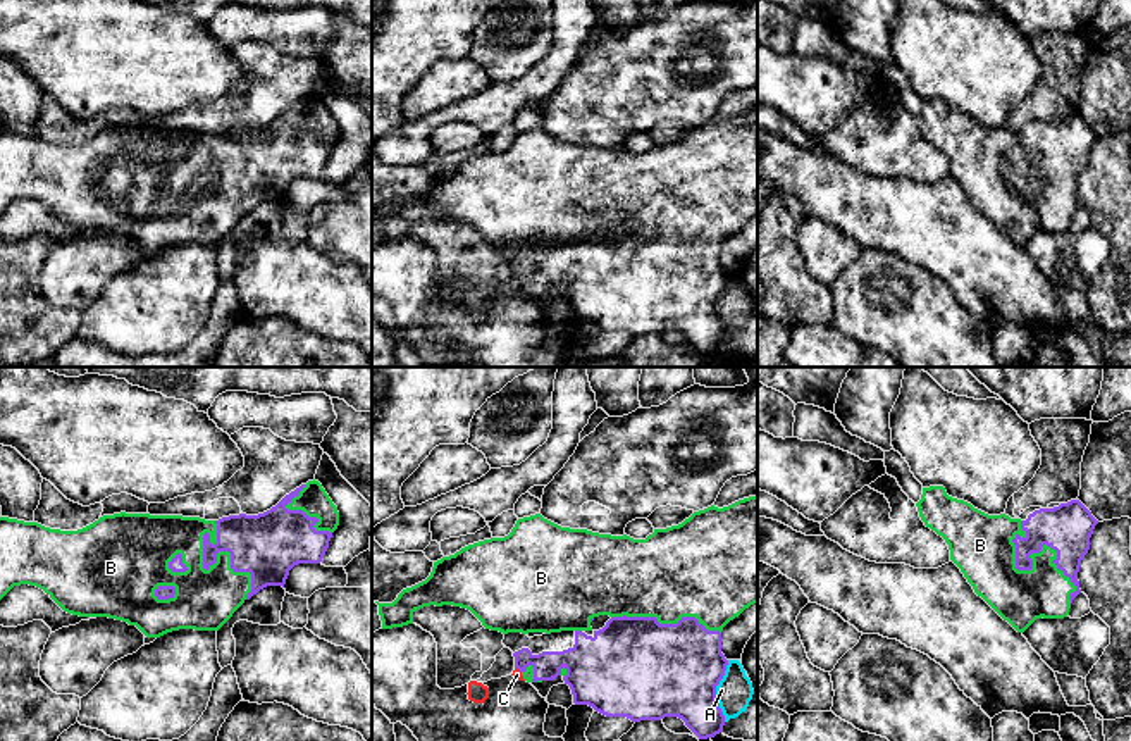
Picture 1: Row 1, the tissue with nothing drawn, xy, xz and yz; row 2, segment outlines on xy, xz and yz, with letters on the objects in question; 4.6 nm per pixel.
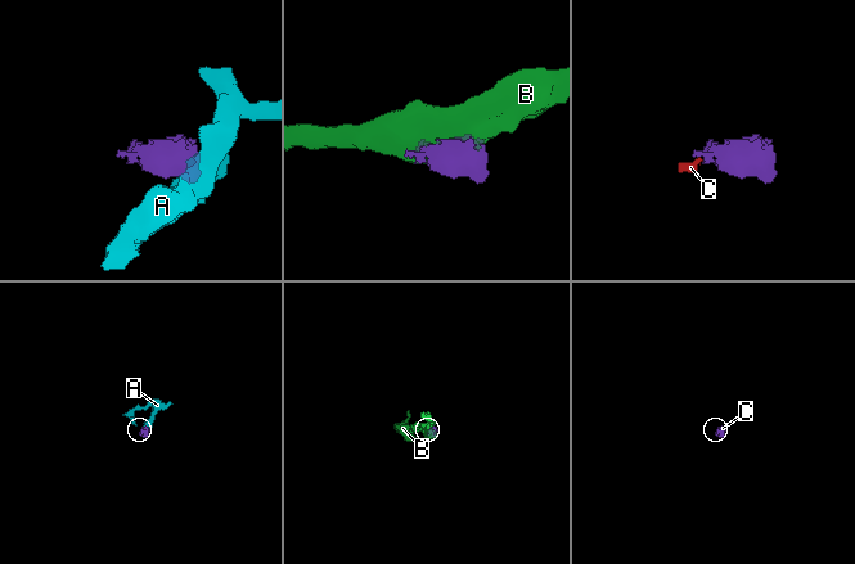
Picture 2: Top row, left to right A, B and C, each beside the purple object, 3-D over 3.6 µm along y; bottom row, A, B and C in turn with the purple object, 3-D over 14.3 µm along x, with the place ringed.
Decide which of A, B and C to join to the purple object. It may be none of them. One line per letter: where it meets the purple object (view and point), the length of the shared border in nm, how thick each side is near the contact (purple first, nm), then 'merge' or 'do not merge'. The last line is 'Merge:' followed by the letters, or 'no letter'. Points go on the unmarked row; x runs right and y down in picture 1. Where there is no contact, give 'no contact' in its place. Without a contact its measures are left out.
A: xz (715, 305) | 280 nm | 440/160 nm | do not merge
B: yz (1028, 171) | 460 nm | 220/300 nm | merge
C: xz (519, 283) | 40 nm | 130/50 nm | do not merge
Merge: B

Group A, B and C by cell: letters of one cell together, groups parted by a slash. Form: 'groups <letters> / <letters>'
groups A / B / C

